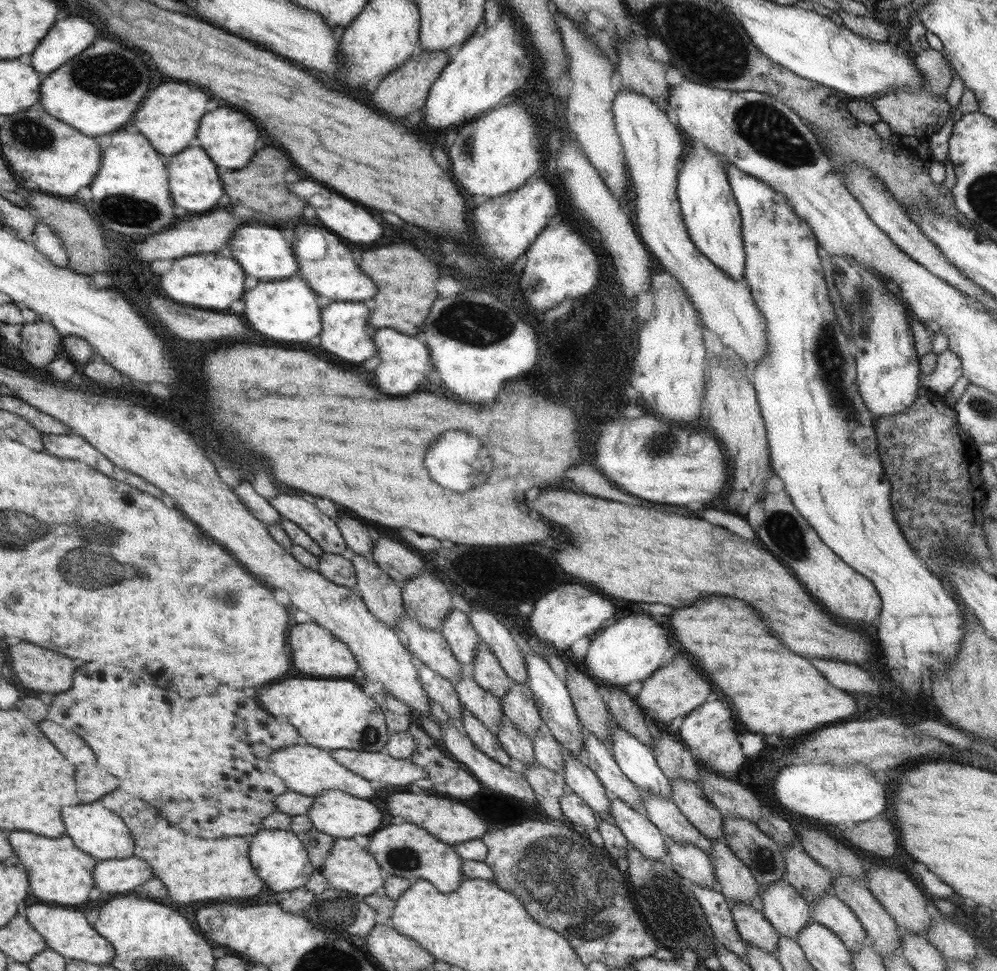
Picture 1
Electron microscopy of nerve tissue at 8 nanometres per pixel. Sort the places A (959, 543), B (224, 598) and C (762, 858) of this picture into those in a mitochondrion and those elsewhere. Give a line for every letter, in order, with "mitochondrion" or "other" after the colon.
A: mitochondrion
B: mitochondrion
C: mitochondrion

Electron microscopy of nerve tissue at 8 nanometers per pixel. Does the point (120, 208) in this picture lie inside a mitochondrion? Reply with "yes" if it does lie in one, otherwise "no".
yes

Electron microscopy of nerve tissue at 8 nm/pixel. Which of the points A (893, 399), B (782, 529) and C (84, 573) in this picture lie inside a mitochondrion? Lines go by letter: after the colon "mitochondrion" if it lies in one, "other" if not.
A: other
B: mitochondrion
C: mitochondrion

